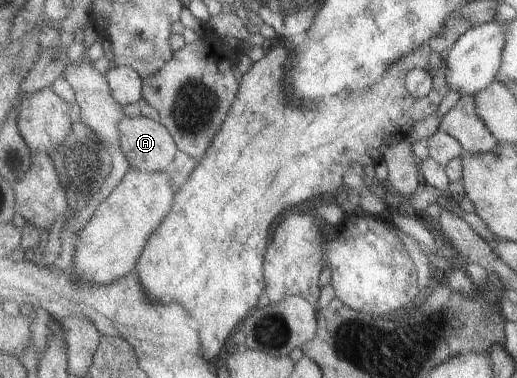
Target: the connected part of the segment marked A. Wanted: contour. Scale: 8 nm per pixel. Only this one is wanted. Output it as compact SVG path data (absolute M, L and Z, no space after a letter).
M125 117L118 127L120 143L132 169L148 173L167 171L181 152L169 129L151 118Z

